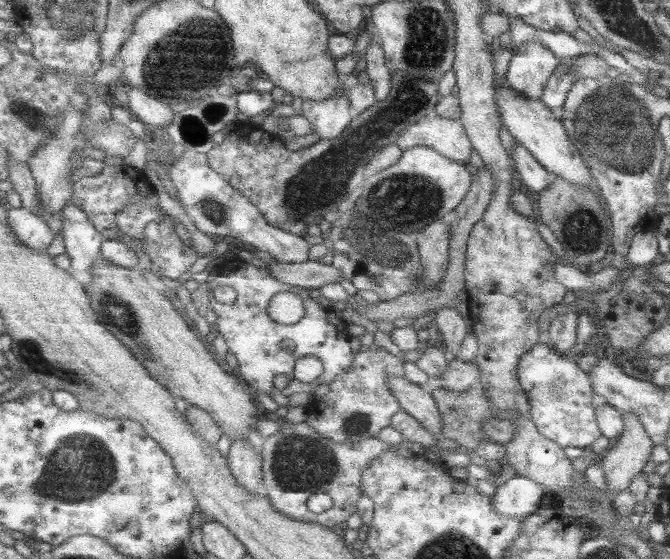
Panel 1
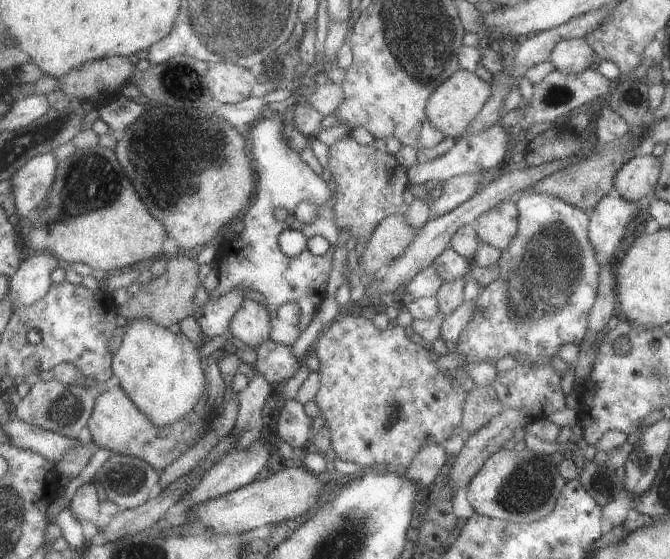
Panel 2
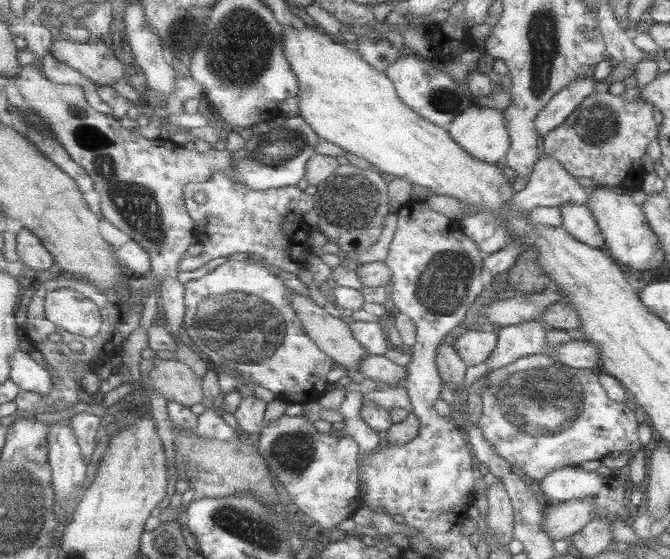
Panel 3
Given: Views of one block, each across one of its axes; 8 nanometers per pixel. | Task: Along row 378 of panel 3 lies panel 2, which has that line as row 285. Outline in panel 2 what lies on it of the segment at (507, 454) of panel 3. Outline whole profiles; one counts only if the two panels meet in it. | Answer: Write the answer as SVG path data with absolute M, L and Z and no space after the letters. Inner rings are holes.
M525 188L521 194L517 194L515 202L519 208L519 234L499 260L499 278L483 288L475 298L475 314L457 342L457 352L465 354L469 358L469 364L495 364L495 360L499 362L505 356L511 356L515 360L521 354L529 356L529 366L549 364L553 356L557 358L563 344L583 344L583 338L589 330L591 308L599 298L603 268L597 262L589 240L593 212L579 210L577 206L571 206L557 196L531 188Z

